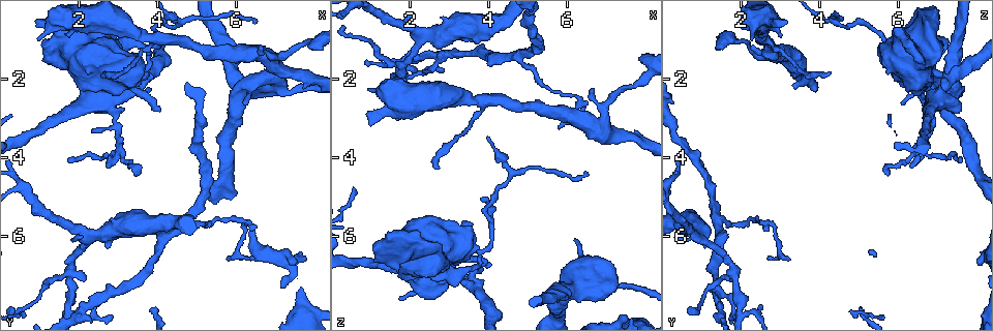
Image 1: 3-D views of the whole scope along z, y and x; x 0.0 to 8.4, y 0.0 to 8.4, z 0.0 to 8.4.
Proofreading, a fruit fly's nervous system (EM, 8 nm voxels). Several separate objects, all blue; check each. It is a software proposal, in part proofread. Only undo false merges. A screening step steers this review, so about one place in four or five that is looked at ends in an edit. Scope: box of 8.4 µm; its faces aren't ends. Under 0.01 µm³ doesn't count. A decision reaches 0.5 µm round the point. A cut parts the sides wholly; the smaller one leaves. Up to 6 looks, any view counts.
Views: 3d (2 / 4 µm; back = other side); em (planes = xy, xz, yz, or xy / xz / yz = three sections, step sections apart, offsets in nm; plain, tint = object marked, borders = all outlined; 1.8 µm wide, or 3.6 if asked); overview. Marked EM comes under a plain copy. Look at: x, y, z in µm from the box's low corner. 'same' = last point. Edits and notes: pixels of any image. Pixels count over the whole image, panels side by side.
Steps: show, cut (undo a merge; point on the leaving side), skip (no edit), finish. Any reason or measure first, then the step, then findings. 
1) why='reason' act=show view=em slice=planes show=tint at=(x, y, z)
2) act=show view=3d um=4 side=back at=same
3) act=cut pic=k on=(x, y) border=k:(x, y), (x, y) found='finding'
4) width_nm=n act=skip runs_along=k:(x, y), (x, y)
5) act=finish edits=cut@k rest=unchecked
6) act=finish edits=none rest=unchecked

why='abrupt turn' act=show view=em slice=planes show=tint at=(3.05, 3.75, 6.45)

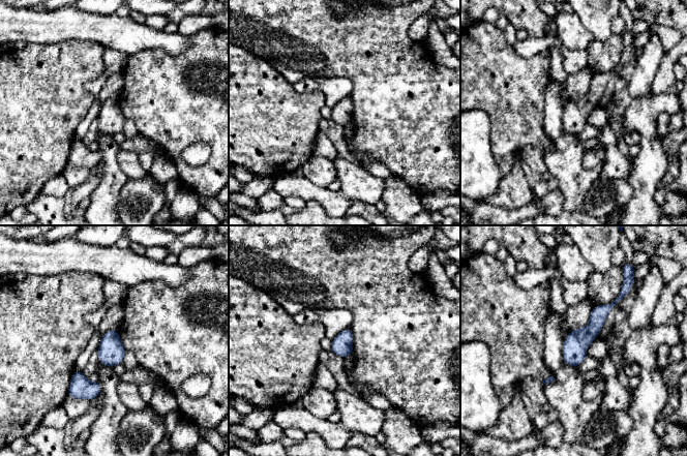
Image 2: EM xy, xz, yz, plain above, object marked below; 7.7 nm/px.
width_nm=160 act=skip runs_along=2:(609, 306), (575, 345), (569, 362) found='continuous, no second neuron'

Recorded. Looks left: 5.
why='thick turns thin' act=show view=em slice=planes show=tint at=(1.15, 0.60, 2.90)

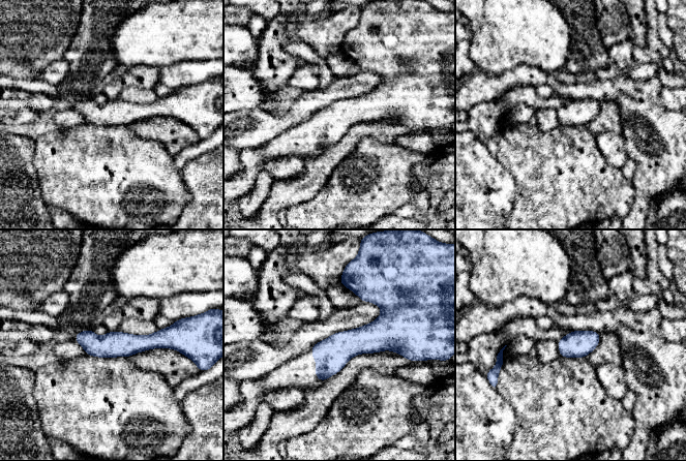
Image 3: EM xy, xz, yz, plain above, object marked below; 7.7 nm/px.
act=skip found='one neuron here'

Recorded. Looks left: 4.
why='branch point' act=show view=em slice=planes show=tint at=(1.85, 6.80, 1.75)

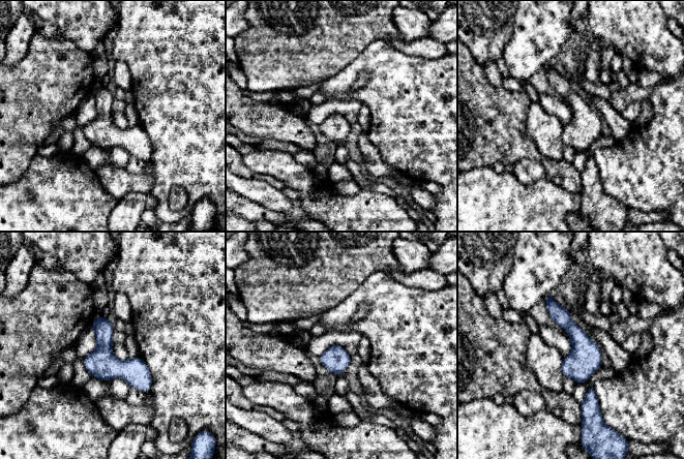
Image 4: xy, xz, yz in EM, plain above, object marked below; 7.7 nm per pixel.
act=skip runs_along=4:(548, 300), (581, 340), (583, 379) found='one neuron here'

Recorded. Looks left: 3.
act=finish edits=none rest=unchecked

